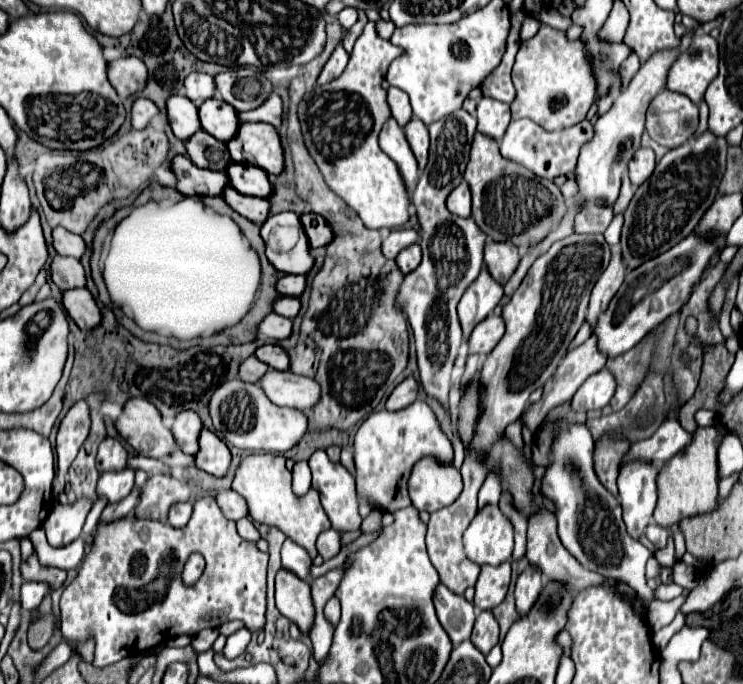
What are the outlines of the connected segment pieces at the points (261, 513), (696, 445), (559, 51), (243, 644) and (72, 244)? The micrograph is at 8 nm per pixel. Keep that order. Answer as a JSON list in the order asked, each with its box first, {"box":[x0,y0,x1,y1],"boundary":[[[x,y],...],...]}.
[{"box":[231,454,331,558],"boundary":[[[251,454],[247,456],[235,472],[231,488],[239,492],[249,508],[249,516],[267,526],[275,526],[283,530],[293,542],[301,544],[311,558],[317,556],[315,550],[315,540],[319,532],[331,528],[327,514],[321,508],[319,494],[311,488],[303,498],[297,498],[291,490],[291,472],[285,466],[285,456],[283,454]]]},{"box":[655,426,723,528],"boundary":[[[709,426],[709,428],[697,428],[693,432],[691,444],[687,444],[681,452],[677,452],[671,460],[667,460],[659,474],[657,474],[657,490],[659,500],[655,506],[655,522],[663,528],[669,528],[677,524],[679,520],[703,512],[711,512],[717,508],[717,442],[721,440],[723,428]]]},{"box":[511,24,597,132],"boundary":[[[547,24],[541,26],[537,36],[521,42],[513,66],[513,84],[517,94],[511,102],[511,118],[535,120],[535,124],[549,132],[579,124],[597,98],[595,78],[583,54],[583,42],[569,42],[565,32],[553,30]]]},{"box":[223,628,251,658],"boundary":[[[241,628],[241,630],[233,632],[231,636],[227,636],[227,644],[225,644],[225,648],[223,648],[223,654],[225,654],[227,658],[237,658],[237,656],[241,656],[241,654],[245,652],[249,640],[251,640],[251,632],[249,632],[247,628]]]},{"box":[53,226,85,258],"boundary":[[[57,226],[57,228],[53,228],[53,248],[57,250],[59,256],[81,258],[85,252],[85,242],[81,236]]]}]

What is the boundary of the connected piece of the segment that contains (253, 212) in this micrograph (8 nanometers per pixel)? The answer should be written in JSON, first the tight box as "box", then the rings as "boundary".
{"box":[223,186,269,222],"boundary":[[[227,186],[227,192],[223,192],[223,200],[235,212],[239,212],[243,218],[247,218],[251,222],[263,222],[267,218],[267,214],[269,214],[269,202],[265,198],[243,196],[243,194],[235,192],[231,186]]]}

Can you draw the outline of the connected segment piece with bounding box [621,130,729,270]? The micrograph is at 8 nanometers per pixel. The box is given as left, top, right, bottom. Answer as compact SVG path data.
M705 130L701 136L693 136L683 146L669 150L657 164L651 178L641 184L623 212L625 224L621 232L621 256L627 270L635 270L647 260L667 252L671 244L687 238L717 200L719 182L727 166L727 138L715 136Z

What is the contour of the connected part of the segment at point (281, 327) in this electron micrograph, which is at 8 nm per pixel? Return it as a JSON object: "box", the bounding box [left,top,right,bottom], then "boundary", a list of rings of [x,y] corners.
{"box":[257,312,291,344],"boundary":[[[273,312],[267,314],[259,326],[257,326],[257,336],[259,336],[259,344],[261,342],[279,342],[281,338],[287,338],[291,334],[291,320],[289,318],[281,318],[275,316]]]}

